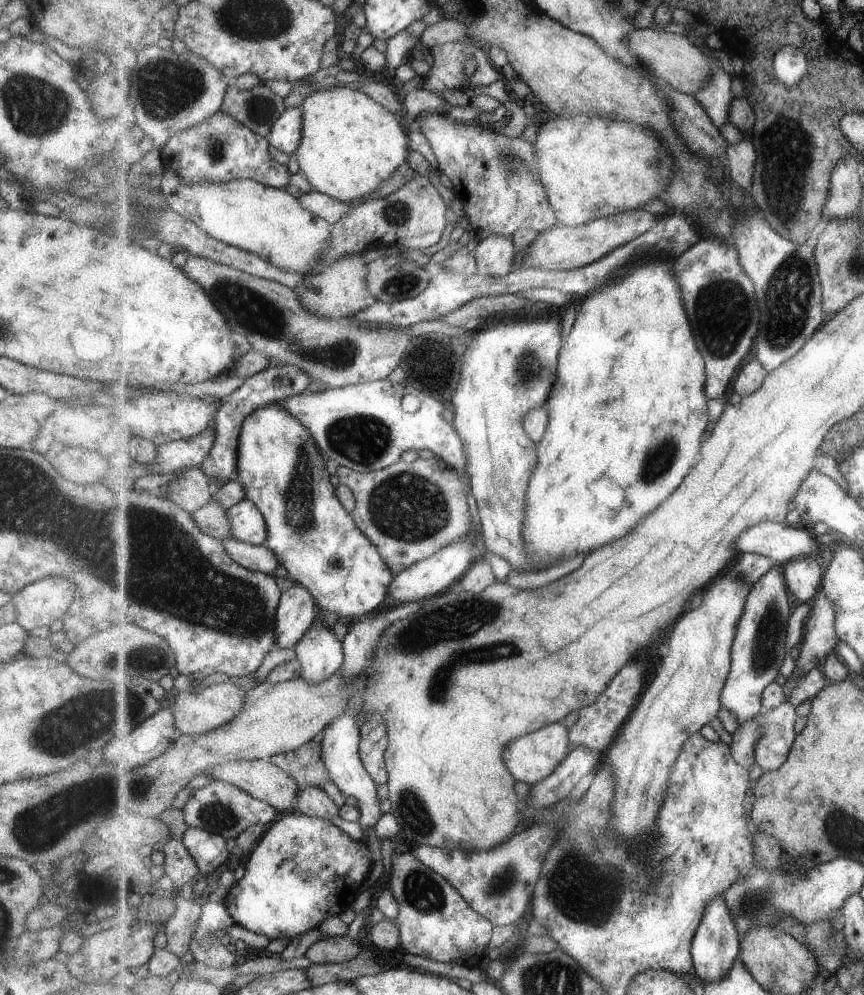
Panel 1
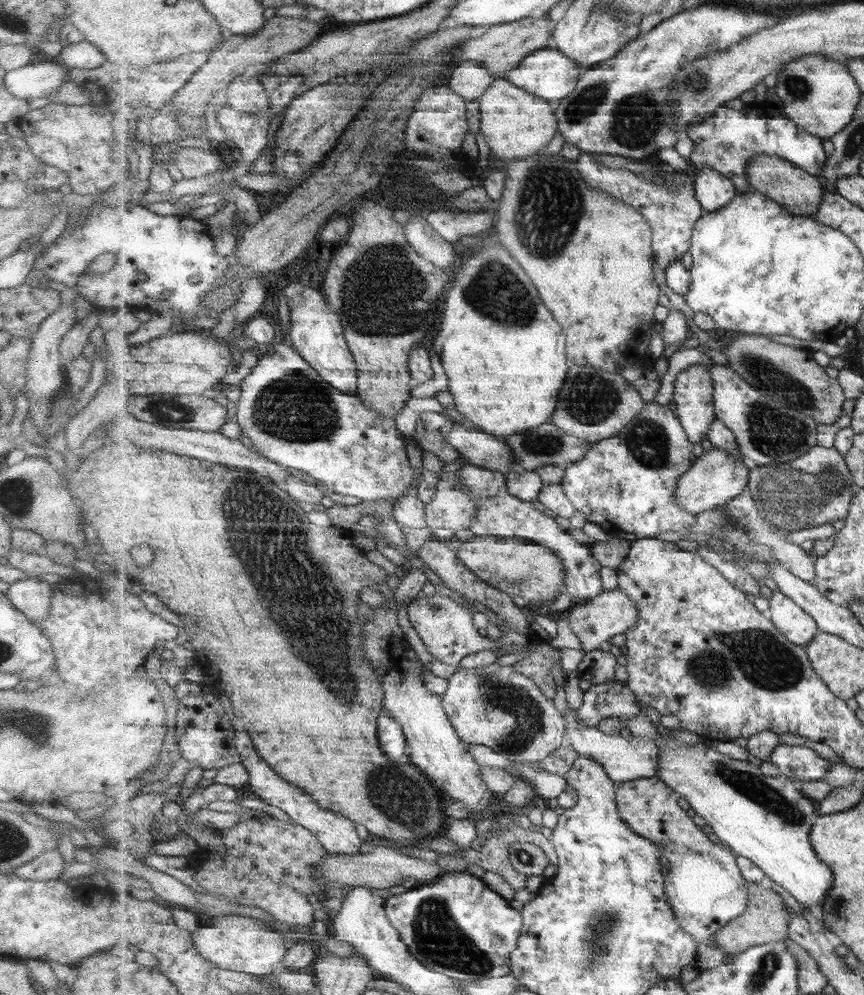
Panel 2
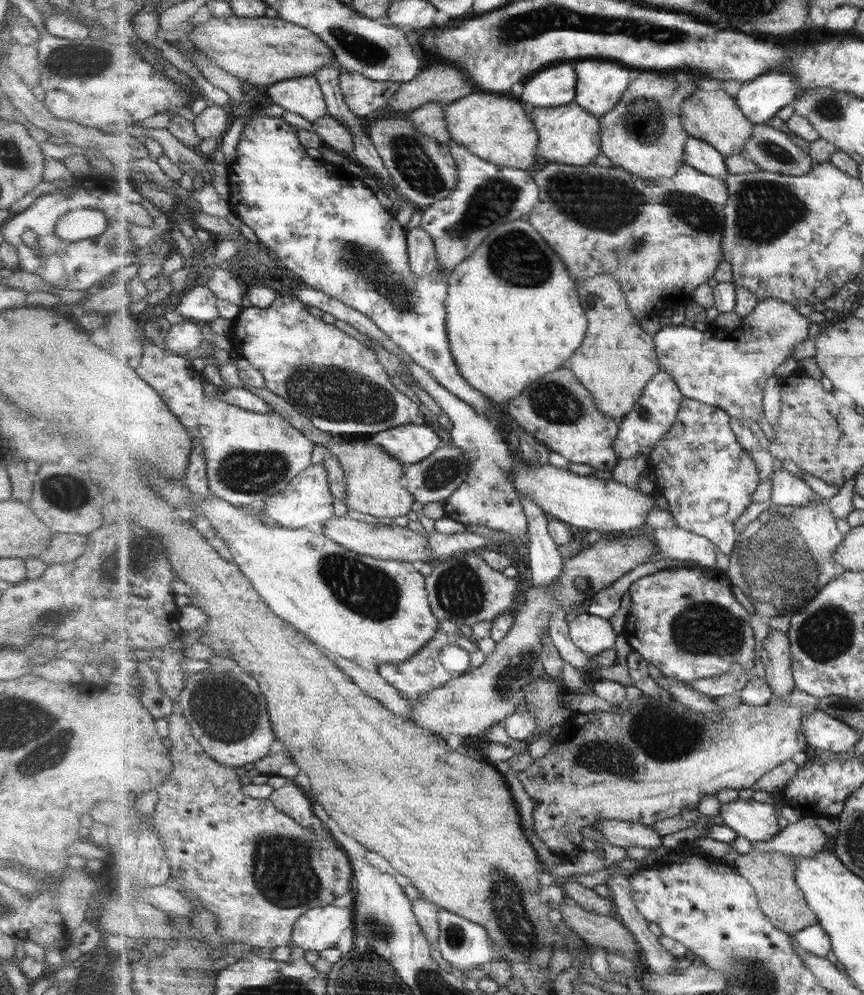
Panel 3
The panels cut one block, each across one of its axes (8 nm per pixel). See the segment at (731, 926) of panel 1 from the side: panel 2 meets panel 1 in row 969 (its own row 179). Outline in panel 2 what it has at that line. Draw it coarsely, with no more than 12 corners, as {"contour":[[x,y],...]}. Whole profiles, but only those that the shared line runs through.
{"contour":[[715,169],[694,172],[695,195],[713,212],[737,195],[735,183]]}

